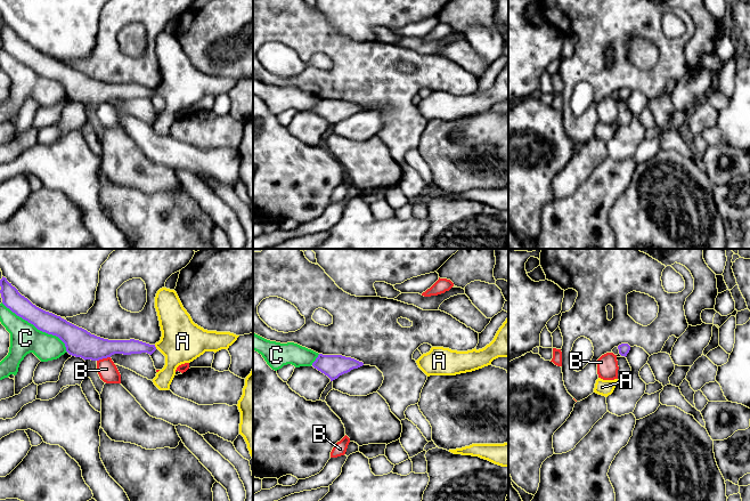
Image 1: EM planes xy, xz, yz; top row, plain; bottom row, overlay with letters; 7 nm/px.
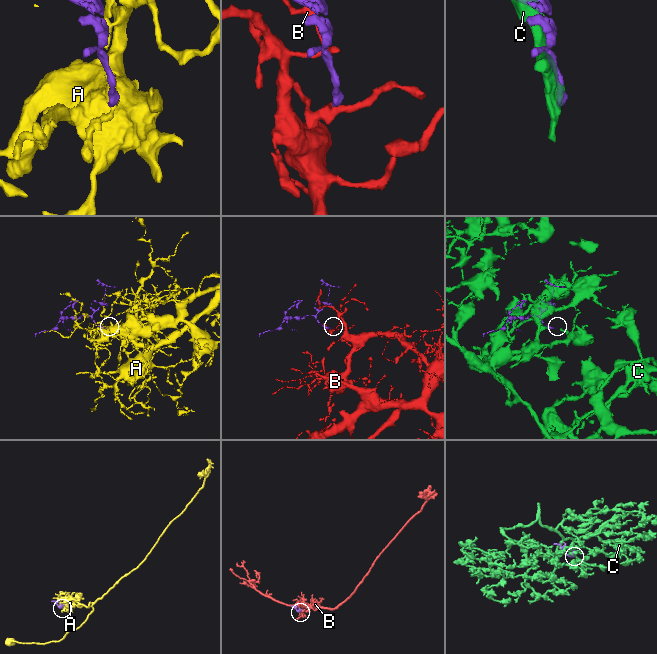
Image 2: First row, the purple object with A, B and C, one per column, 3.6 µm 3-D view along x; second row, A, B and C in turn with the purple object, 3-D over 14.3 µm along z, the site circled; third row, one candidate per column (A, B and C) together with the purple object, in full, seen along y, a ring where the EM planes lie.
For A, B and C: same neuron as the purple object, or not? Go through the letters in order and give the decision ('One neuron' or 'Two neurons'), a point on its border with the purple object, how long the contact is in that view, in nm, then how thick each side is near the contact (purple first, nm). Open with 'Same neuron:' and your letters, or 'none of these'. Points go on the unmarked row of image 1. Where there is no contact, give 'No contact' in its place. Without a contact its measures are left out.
Same neuron: A
A: One neuron. Touches purple at xy (155, 91). Shared border 40 nm. Thickness 110 nm (purple) against 300 nm
B: Two neurons. Touches purple at xy (103, 102). Shared border 100 nm. Thickness 200 nm (purple) against 140 nm
C: Two neurons. Touches purple at xy (37, 72). Shared border 600 nm. Thickness 150 nm (purple) against 220 nm

